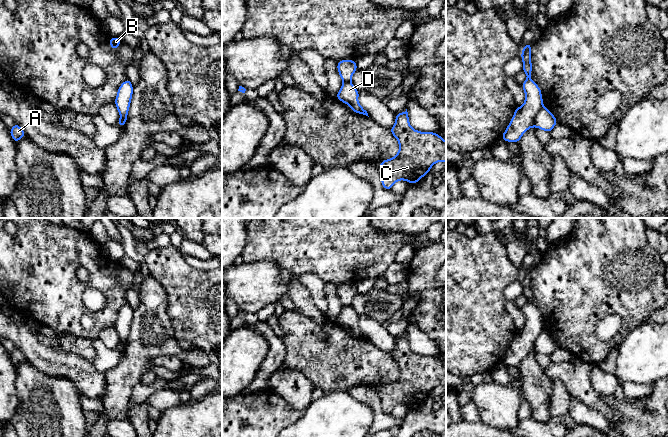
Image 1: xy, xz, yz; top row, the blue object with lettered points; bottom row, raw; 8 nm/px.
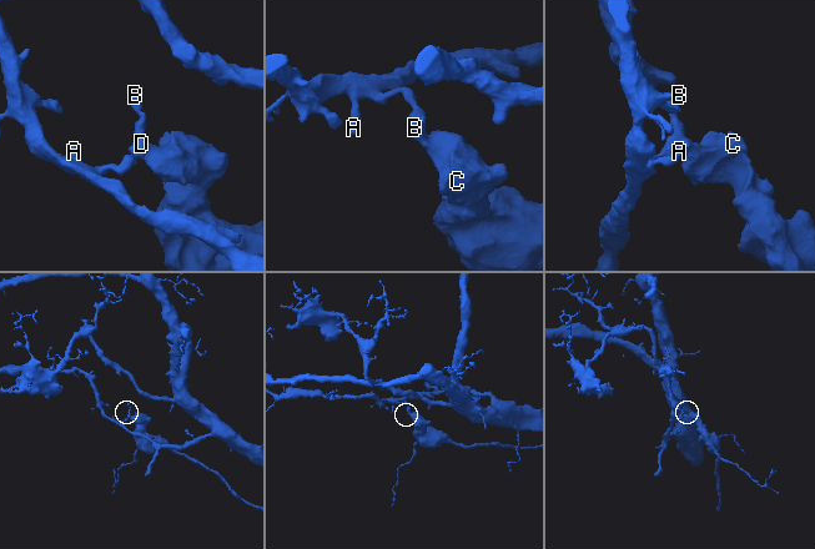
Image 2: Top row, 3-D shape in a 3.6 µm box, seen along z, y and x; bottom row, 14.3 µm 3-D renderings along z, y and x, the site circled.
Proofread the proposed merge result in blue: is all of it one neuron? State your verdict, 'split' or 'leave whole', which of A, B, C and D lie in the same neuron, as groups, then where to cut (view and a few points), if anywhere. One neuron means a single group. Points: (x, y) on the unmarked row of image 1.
split; A B / C D; cut in yz along (543, 330), (536, 338), (533, 349)

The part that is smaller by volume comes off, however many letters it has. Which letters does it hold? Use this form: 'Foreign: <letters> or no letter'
Foreign: C, D

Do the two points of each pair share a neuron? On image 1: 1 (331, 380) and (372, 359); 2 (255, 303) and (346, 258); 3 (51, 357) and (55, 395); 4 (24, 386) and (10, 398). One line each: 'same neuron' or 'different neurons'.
1: same neuron
2: different neurons
3: different neurons
4: different neurons

